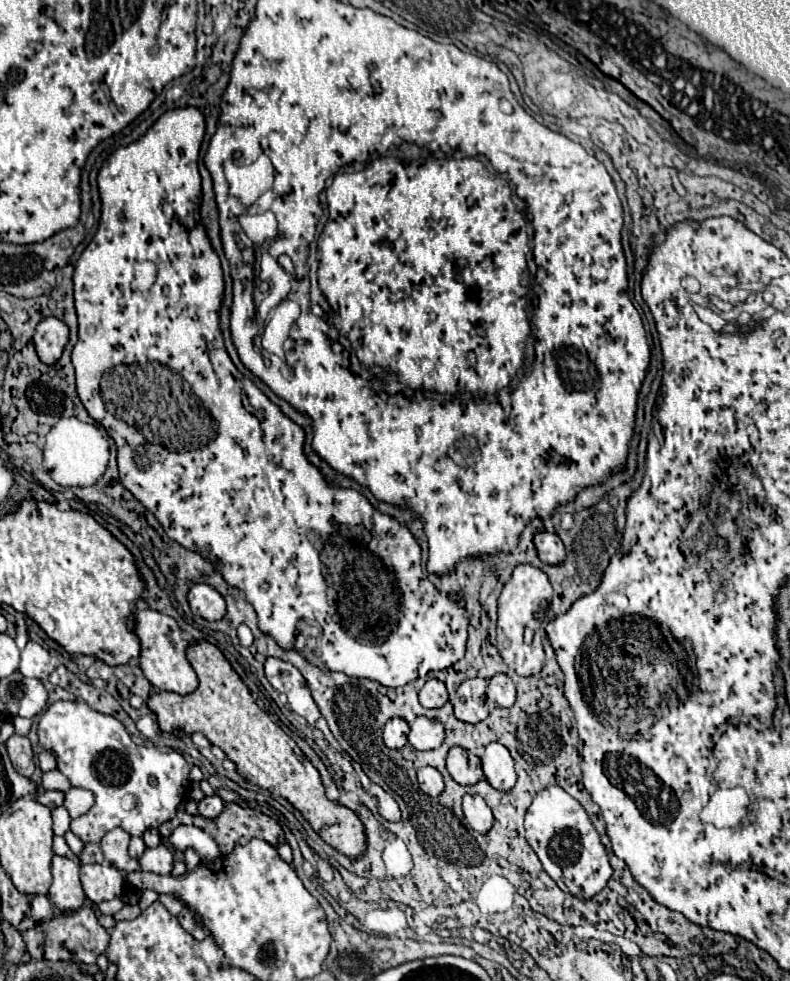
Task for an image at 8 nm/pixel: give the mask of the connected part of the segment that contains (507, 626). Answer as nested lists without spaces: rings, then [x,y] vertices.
[[[518,565],[510,581],[504,585],[498,599],[498,627],[496,627],[496,647],[504,663],[518,675],[536,675],[546,665],[540,625],[552,601],[552,585],[540,569],[532,565]]]

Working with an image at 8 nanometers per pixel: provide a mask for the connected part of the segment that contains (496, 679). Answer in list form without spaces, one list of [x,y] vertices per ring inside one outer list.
[[[504,673],[494,675],[488,683],[488,697],[500,707],[512,707],[514,699],[516,699],[516,687],[514,687],[512,679]]]

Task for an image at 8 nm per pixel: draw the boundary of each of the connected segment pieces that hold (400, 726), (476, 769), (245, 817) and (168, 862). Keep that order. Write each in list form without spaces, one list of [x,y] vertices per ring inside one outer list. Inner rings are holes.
[[[394,717],[384,725],[384,743],[388,749],[402,749],[408,743],[410,727],[404,719]]]
[[[462,747],[450,749],[448,759],[446,759],[446,767],[448,767],[452,779],[460,785],[474,785],[480,779],[484,779],[480,759]]]
[[[228,803],[226,807],[224,807],[224,811],[216,817],[216,819],[204,819],[204,817],[186,817],[186,815],[176,815],[174,819],[178,819],[180,821],[180,825],[184,825],[184,823],[194,823],[196,827],[200,827],[200,829],[204,829],[216,843],[218,843],[218,847],[220,847],[220,853],[222,855],[230,855],[230,851],[232,849],[236,849],[236,847],[240,847],[240,845],[244,845],[244,843],[248,843],[250,839],[254,839],[254,837],[258,837],[258,839],[264,839],[264,841],[268,841],[270,845],[280,845],[280,843],[284,843],[286,841],[286,837],[284,837],[284,831],[282,831],[282,827],[274,821],[274,819],[270,819],[268,815],[264,815],[264,813],[260,813],[260,811],[254,811],[254,809],[244,809],[244,807],[240,807],[240,805],[236,805],[236,803]]]
[[[158,845],[154,849],[144,851],[144,855],[140,857],[140,865],[142,865],[142,871],[170,875],[170,871],[174,867],[174,859],[172,859],[170,849],[166,849],[164,845]]]

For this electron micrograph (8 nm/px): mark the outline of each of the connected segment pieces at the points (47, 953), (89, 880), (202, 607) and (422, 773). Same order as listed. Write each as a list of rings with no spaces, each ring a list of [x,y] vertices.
[[[82,907],[74,913],[60,915],[48,923],[38,923],[36,927],[24,931],[26,949],[32,959],[50,959],[50,961],[74,961],[74,963],[94,963],[100,953],[106,951],[110,943],[108,931],[98,923],[92,907]]]
[[[110,863],[80,865],[80,881],[86,897],[94,903],[118,897],[124,887],[124,875]]]
[[[198,583],[190,589],[188,603],[194,615],[200,615],[208,621],[220,621],[226,615],[224,597],[206,583]]]
[[[422,767],[418,771],[418,783],[420,783],[420,789],[430,797],[438,797],[444,791],[442,775],[434,767]]]

